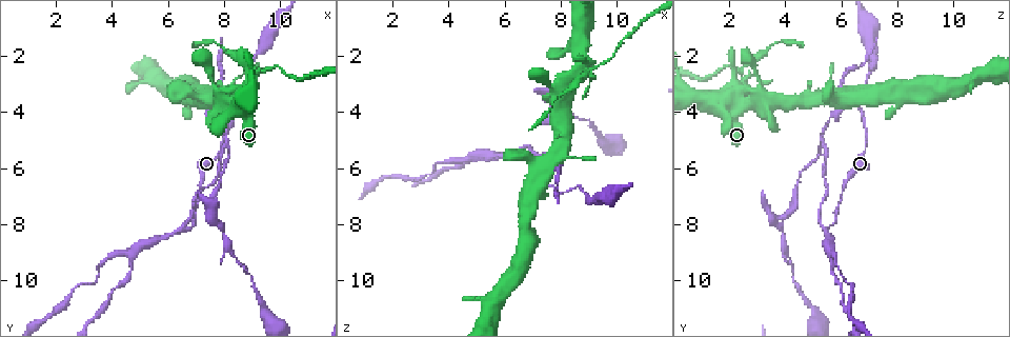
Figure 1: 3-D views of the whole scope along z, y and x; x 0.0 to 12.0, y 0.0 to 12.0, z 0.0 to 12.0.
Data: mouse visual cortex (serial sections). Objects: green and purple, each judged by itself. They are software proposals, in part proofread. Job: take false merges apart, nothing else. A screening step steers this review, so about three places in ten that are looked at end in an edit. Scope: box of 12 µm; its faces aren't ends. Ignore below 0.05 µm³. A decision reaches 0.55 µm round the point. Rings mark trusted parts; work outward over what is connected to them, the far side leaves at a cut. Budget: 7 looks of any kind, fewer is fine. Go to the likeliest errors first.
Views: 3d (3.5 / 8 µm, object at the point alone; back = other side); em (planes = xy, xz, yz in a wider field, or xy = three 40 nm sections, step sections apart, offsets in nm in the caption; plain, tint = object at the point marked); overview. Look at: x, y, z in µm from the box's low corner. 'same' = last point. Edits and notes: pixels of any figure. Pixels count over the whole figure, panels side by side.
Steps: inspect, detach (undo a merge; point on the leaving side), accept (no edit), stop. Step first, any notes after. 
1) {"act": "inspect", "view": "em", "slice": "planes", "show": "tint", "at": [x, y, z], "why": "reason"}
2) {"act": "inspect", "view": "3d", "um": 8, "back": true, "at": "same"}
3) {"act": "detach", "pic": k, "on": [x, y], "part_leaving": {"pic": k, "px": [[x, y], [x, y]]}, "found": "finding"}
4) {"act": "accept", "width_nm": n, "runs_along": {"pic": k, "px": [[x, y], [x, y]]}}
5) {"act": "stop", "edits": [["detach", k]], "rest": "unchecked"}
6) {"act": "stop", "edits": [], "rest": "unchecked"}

{"act": "inspect", "view": "3d", "um": 3.5, "at": [9.2, 2.6, 2.5], "why": "a fork"}

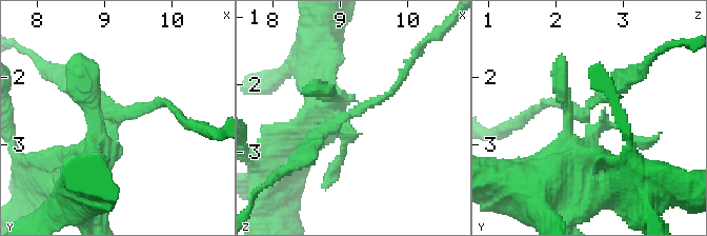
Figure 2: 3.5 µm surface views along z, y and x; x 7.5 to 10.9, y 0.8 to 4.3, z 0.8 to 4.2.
{"act": "inspect", "view": "em", "slice": "xy", "step": 2, "show": "tint", "at": [9.15, 2.60, 2.45]}

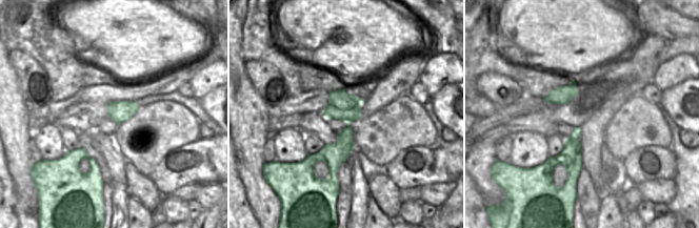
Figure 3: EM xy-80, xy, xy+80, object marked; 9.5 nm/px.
{"act": "accept", "width_nm": 260, "runs_along": {"pic": 2, "px": [[586, 190], [586, 112], [624, 77]]}, "found": "one cell here"}

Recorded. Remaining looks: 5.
{"act": "inspect", "view": "3d", "um": 3.5, "at": [4.8, 9.0, 5.6], "why": "two arms in line, one across"}

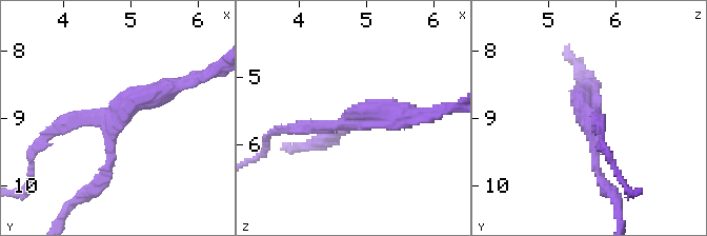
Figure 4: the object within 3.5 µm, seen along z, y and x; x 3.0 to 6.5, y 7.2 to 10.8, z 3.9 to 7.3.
{"act": "inspect", "view": "em", "slice": "planes", "show": "tint", "at": [4.75, 9.05, 5.65], "arms": 3, "arm_widths_nm": [150, 200, 300], "why": "need the tissue"}

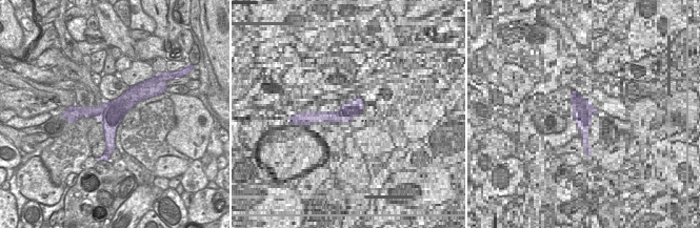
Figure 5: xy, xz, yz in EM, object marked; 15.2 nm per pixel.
{"act": "detach", "pic": 4, "on": [301, 125], "part_leaving": {"pic": 4, "px": [[342, 124], [277, 130], [267, 143]]}, "found": "a second cell is stuck on"}

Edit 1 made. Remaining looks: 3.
{"act": "inspect", "view": "3d", "um": 3.5, "back": true, "at": [6.5, 8.2, 5.5], "why": "three arms meet"}

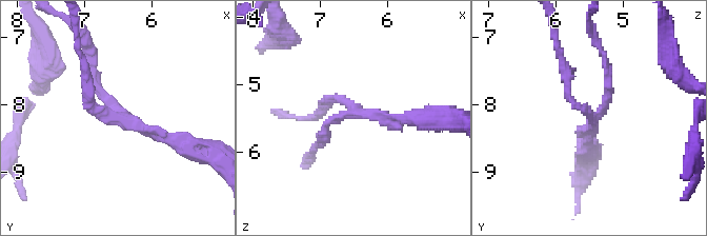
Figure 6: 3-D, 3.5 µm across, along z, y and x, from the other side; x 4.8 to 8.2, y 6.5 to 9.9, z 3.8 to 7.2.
{"act": "inspect", "view": "em", "slice": "xy", "step": 2, "show": "plain", "at": [6.50, 8.20, 5.40], "arms": 3, "arm_widths_nm": [150, 150, 150], "why": "need the tissue"}

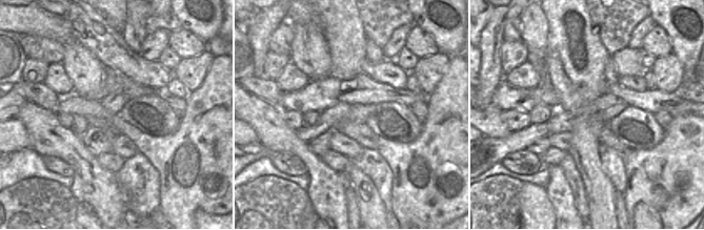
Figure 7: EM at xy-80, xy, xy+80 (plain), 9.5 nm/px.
{"act": "inspect", "view": "em", "slice": "xy", "step": 2, "show": "tint", "at": "same", "why": "where the object lies"}

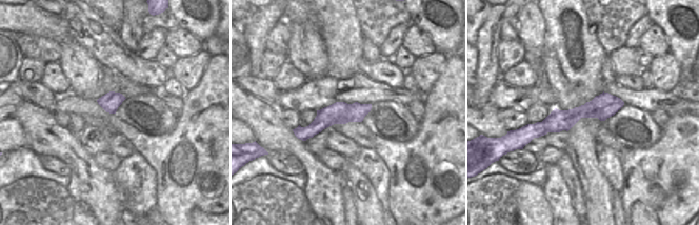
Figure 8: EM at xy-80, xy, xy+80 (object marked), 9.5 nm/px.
{"act": "accept", "found": "continuous, no second cell"}

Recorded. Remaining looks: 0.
{"act": "stop", "edits": [["detach", 4]], "rest": "unchecked"}

